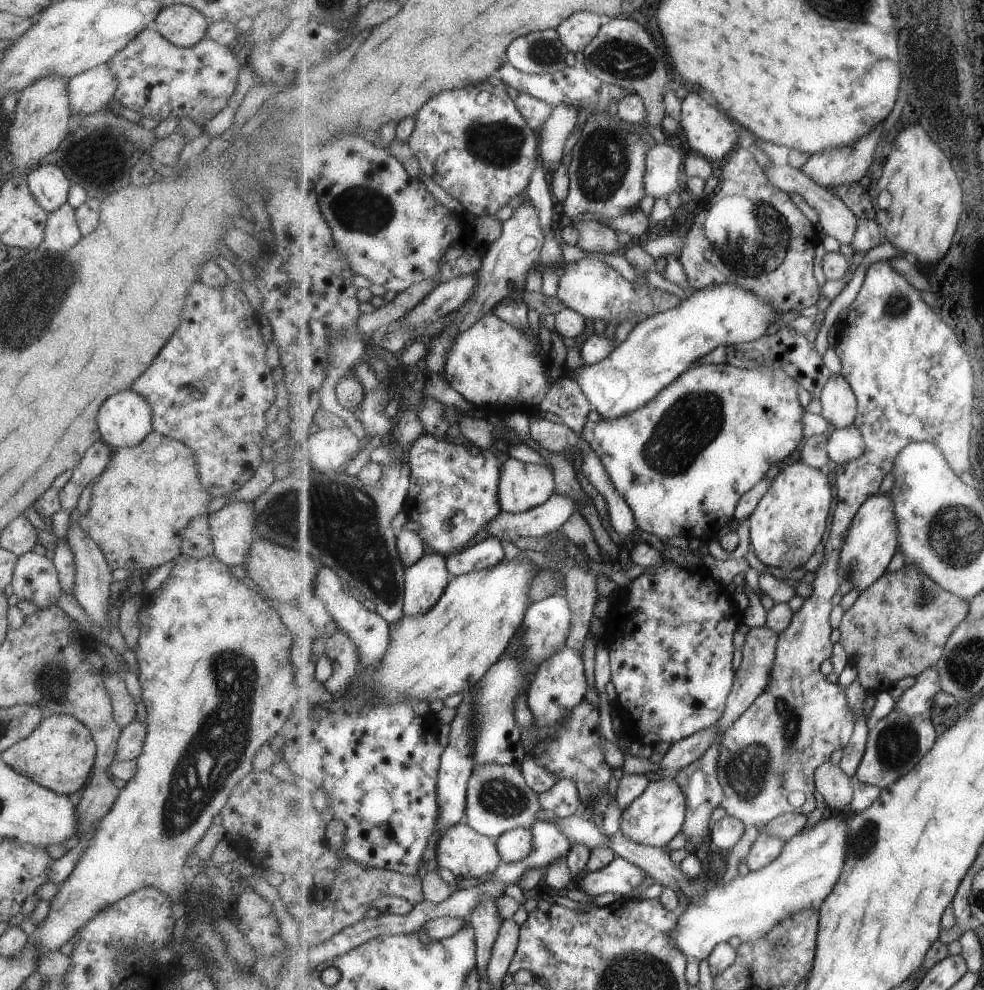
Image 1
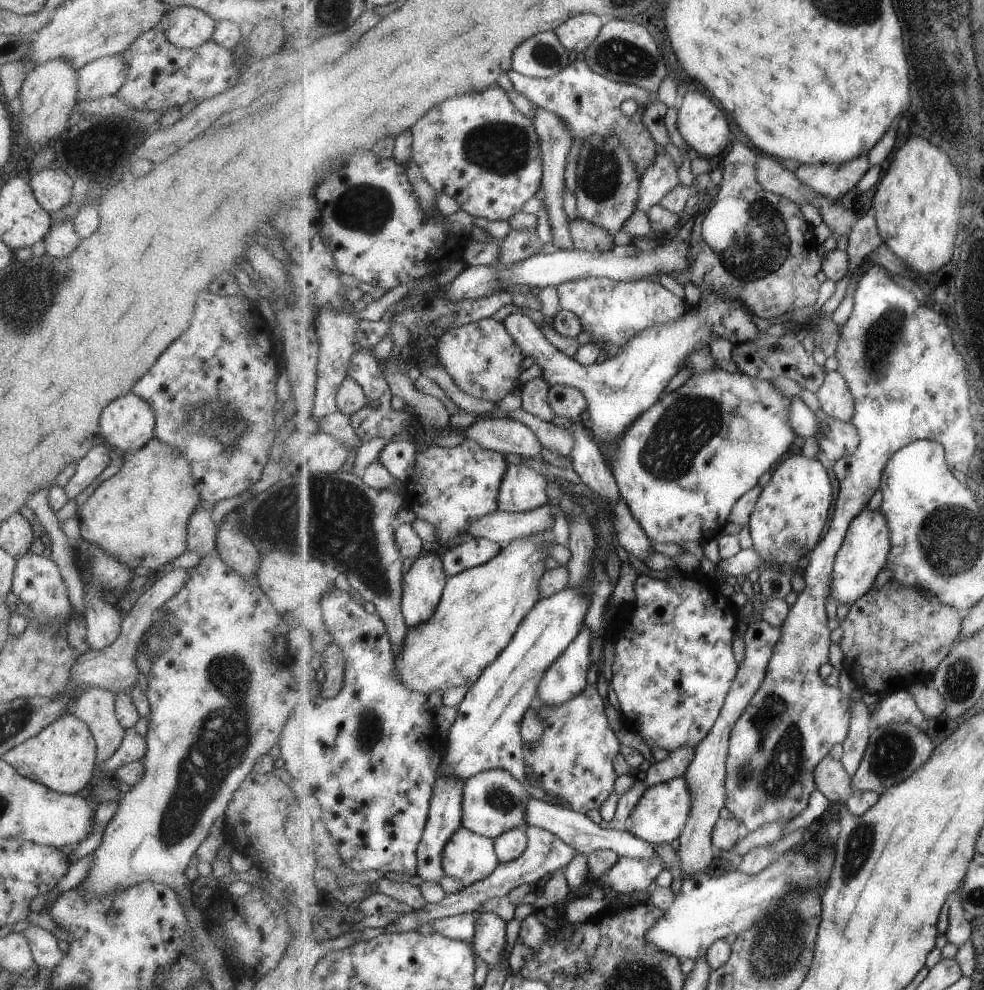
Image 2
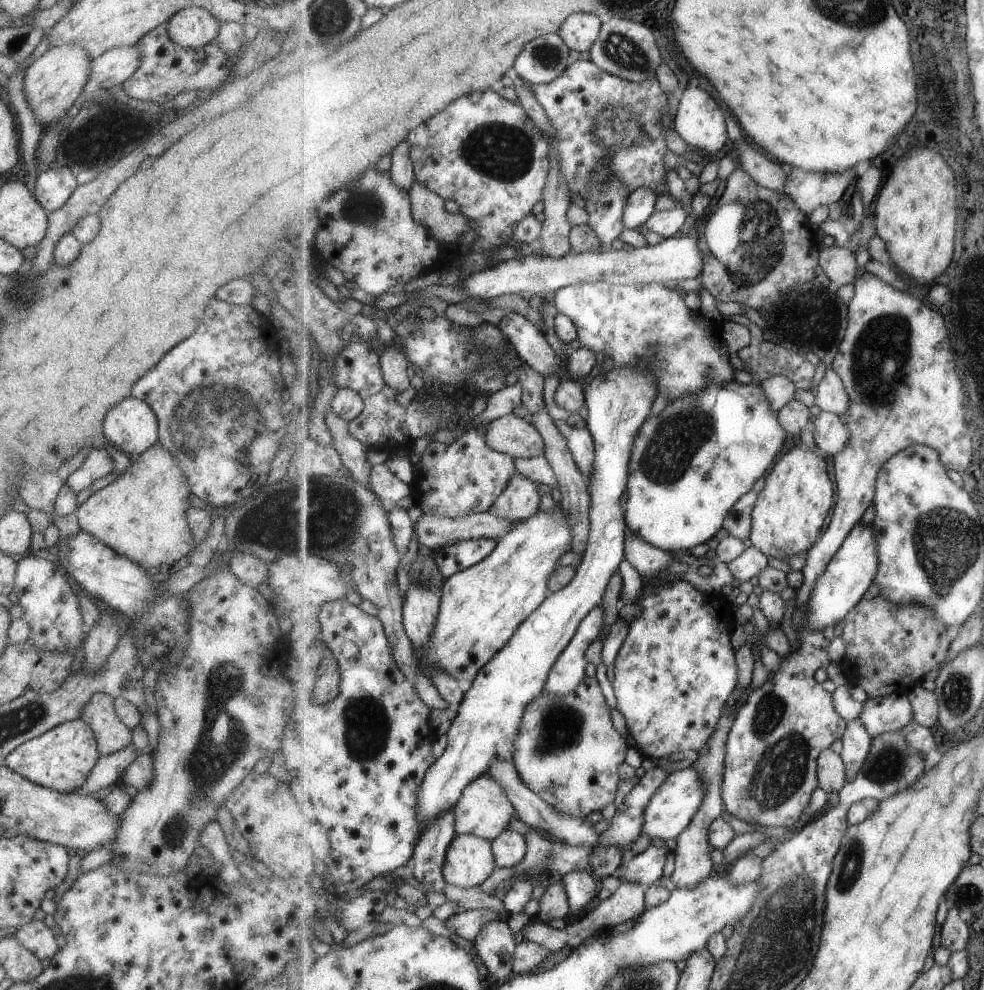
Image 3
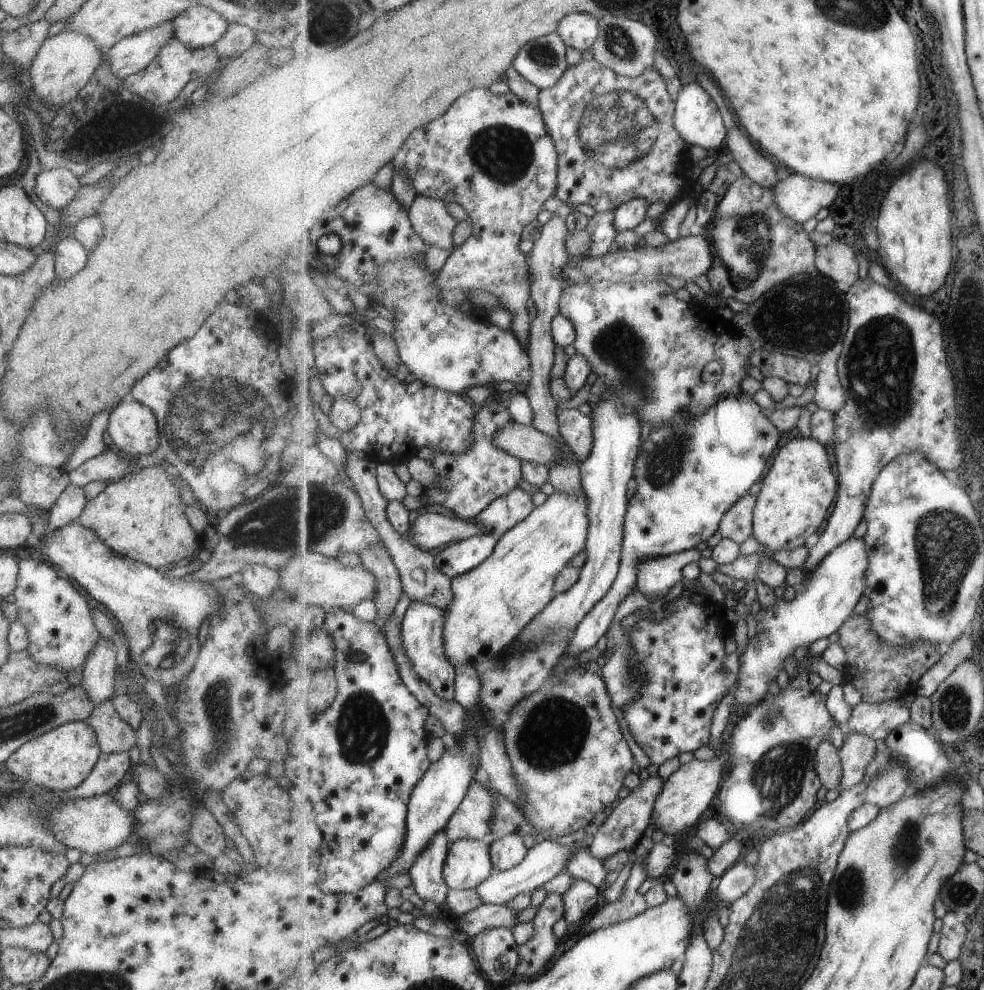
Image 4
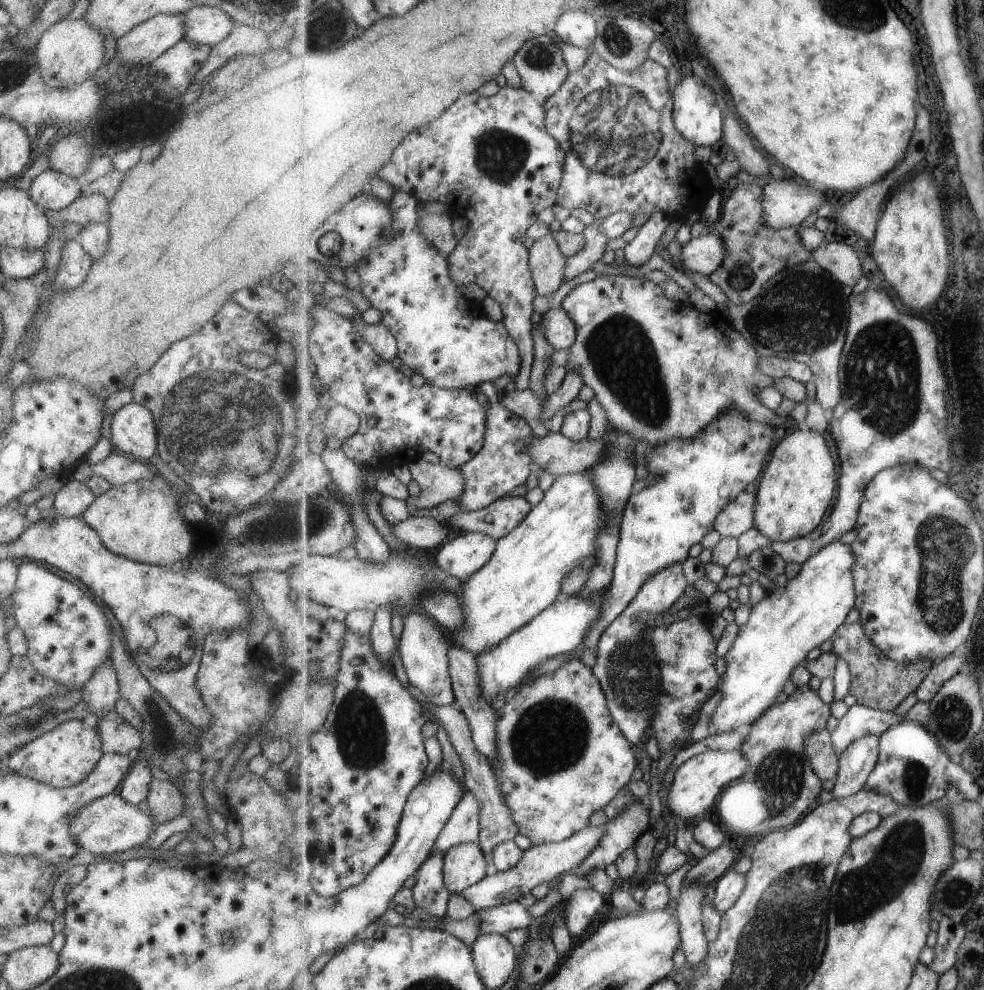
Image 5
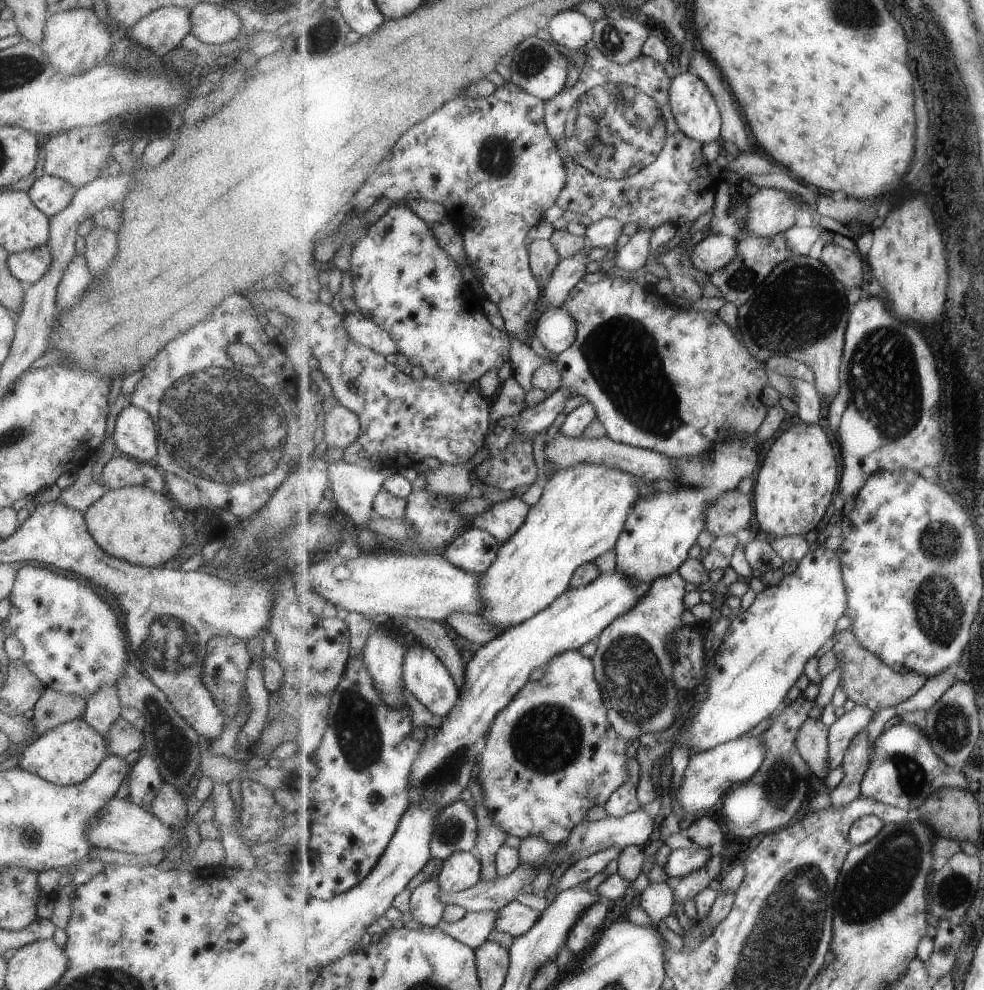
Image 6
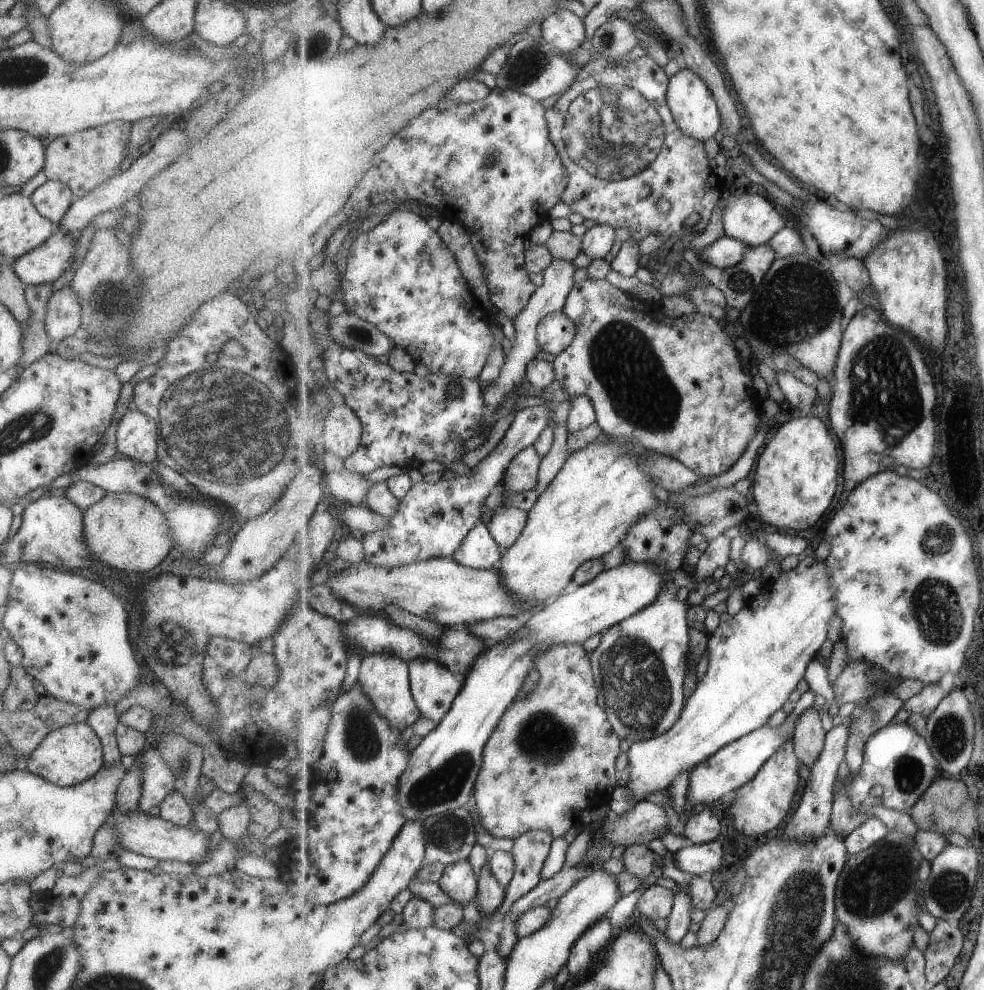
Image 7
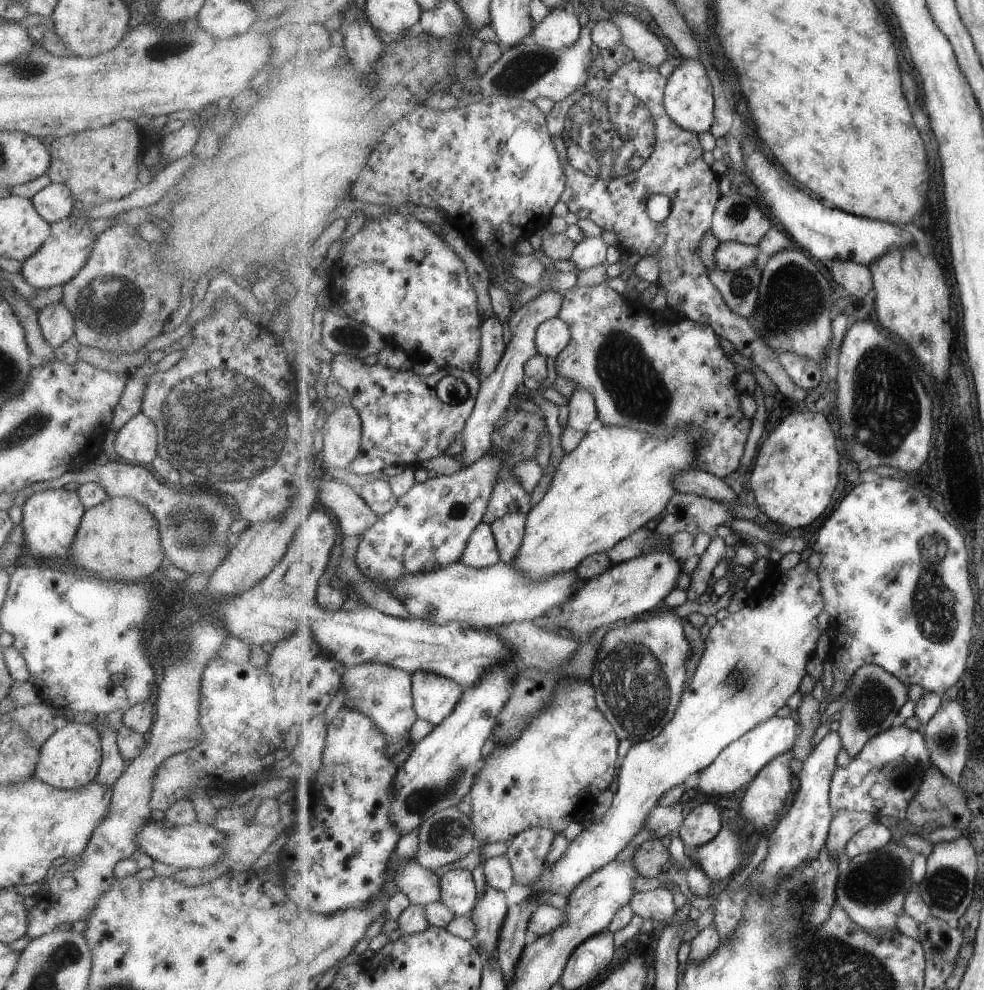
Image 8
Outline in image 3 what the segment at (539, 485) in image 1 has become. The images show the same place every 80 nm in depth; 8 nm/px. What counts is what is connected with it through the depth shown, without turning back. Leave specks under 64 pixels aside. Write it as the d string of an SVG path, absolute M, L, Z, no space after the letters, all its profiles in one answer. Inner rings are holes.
M517 472L489 511L506 519L526 521L541 510L541 504L542 495L535 481Z

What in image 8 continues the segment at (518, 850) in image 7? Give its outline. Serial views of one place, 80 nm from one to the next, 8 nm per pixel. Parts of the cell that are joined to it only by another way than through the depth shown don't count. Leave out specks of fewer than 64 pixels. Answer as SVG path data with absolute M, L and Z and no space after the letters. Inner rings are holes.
M533 827L520 832L509 842L504 855L510 858L516 882L514 888L506 892L509 906L529 897L529 888L542 878L543 864L555 836L554 830Z

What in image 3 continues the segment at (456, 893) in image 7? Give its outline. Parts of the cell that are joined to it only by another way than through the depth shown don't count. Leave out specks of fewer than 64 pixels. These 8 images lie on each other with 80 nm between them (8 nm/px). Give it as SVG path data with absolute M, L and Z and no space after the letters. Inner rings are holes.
M458 834L446 854L446 882L467 888L485 882L497 868L492 844L474 834Z

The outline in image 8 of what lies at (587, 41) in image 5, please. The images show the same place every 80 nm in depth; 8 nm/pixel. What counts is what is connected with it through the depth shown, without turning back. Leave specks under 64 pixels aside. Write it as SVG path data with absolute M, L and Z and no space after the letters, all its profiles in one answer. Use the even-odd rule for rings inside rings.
M555 9L536 25L535 44L548 49L564 49L579 40L584 24L571 10Z

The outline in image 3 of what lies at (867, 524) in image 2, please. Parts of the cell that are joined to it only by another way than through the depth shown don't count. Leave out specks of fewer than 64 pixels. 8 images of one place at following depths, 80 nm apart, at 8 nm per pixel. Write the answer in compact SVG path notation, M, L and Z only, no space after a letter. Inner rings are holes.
M859 521L838 553L831 559L826 573L823 574L815 585L810 600L810 609L806 614L806 627L810 629L823 629L827 626L836 626L843 621L846 614L850 613L861 601L869 586L878 576L880 565L878 540L873 523L869 525Z

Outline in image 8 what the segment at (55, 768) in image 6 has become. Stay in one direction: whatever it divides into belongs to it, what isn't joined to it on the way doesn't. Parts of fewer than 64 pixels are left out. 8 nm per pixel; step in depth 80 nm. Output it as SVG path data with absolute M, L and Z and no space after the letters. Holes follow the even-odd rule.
M71 721L59 724L55 732L40 744L38 753L32 774L56 789L76 789L91 782L96 777L102 757L100 738L94 726Z

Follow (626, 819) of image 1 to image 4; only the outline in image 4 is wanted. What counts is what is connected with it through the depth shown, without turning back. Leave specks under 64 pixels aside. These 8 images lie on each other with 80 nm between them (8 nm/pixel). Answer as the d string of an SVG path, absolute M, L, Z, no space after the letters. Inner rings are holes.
M716 752L715 756L708 761L691 758L688 763L682 764L668 777L653 807L652 824L655 826L655 830L659 829L664 834L674 836L698 824L702 814L711 806L713 798L717 796L717 788L720 790L723 782L727 780L723 774L725 764L721 762L721 758L716 757L718 755Z

